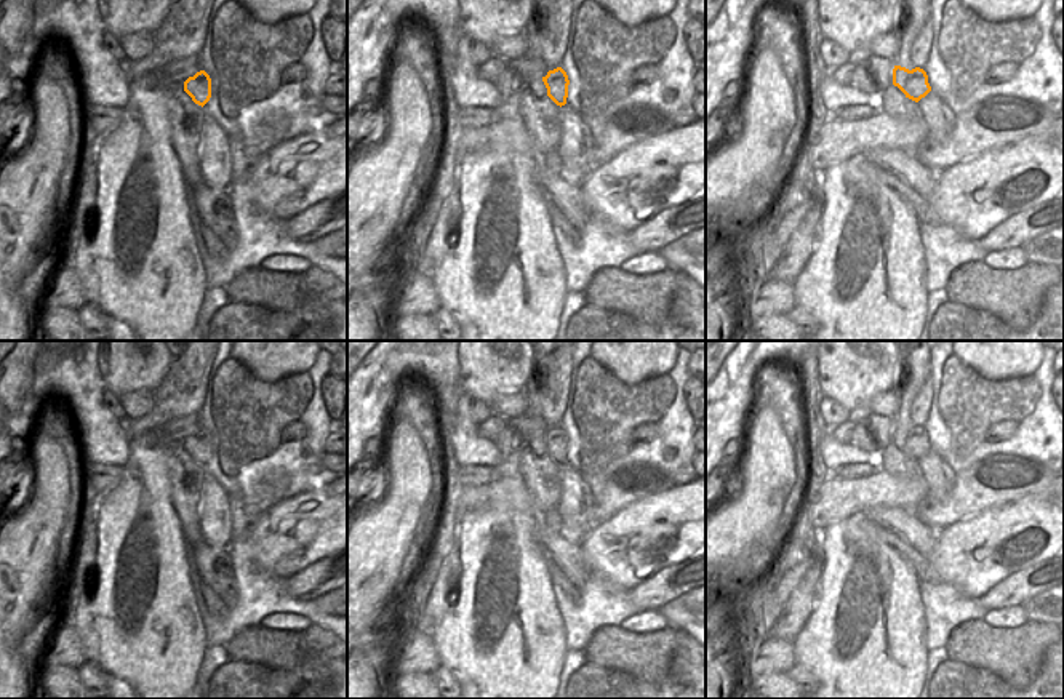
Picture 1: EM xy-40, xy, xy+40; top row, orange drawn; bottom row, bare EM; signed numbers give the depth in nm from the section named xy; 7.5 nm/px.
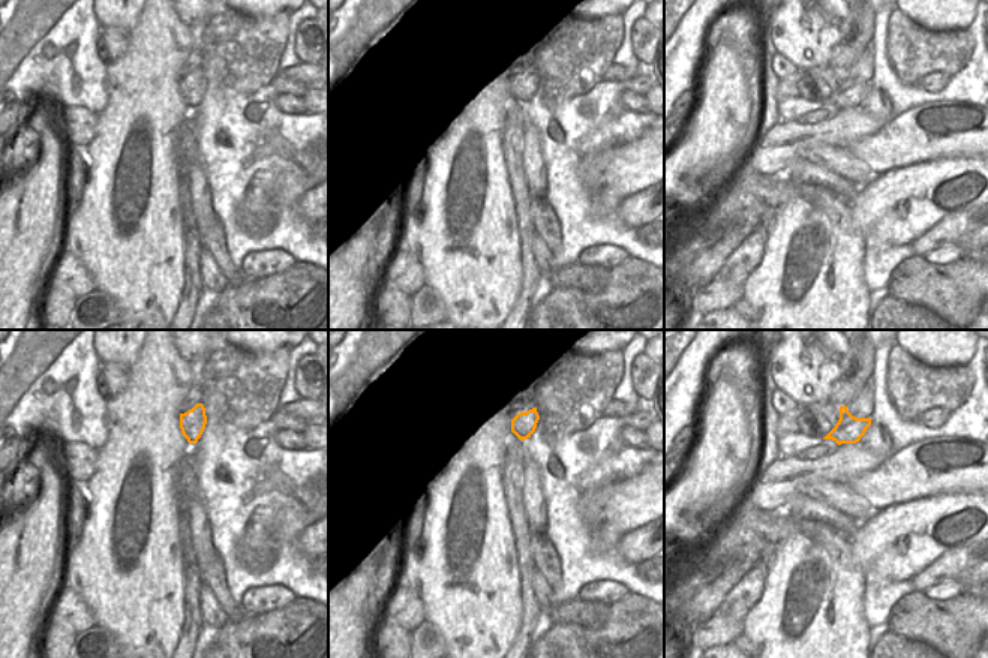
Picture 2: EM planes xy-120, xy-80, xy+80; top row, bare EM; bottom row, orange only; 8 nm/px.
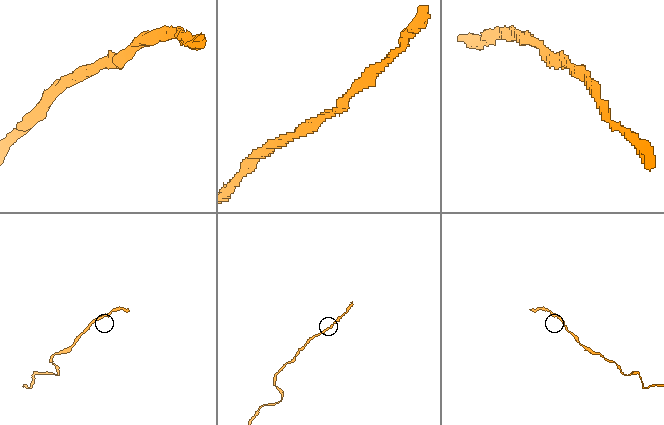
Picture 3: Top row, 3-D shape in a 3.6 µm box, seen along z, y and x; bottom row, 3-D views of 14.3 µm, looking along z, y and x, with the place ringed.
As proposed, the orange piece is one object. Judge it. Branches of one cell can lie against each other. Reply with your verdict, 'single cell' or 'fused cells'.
single cell

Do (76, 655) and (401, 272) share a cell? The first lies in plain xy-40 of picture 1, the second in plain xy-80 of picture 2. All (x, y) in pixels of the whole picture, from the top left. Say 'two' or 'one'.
one

